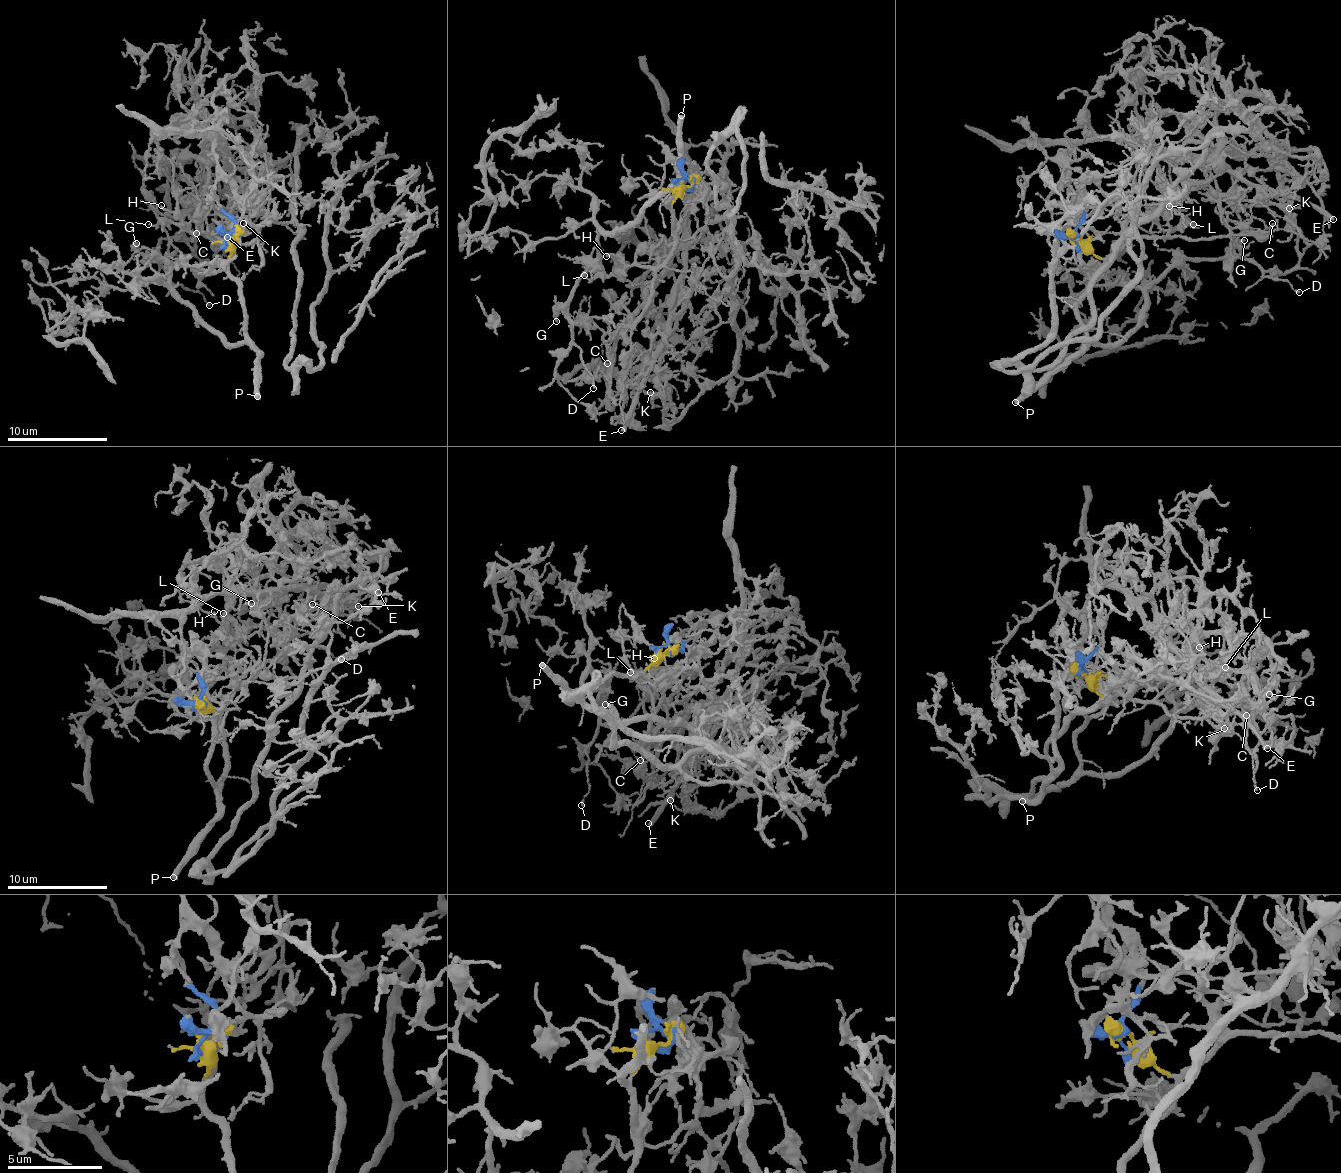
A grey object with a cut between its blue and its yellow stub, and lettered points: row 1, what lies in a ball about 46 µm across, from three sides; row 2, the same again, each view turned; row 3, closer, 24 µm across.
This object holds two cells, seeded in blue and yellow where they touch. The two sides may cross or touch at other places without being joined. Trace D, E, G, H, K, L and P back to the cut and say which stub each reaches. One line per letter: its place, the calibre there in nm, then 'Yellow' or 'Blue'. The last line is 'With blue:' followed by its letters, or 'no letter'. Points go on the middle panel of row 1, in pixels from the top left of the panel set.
D: Place: (593, 388). Thickness 150 nm. Yellow
E: Place: (621, 430). Thickness 200 nm. Blue
G: Place: (556, 321). Thickness 320 nm. Yellow
H: Place: (606, 256). Thickness 180 nm. Yellow
K: Place: (650, 392). Thickness 160 nm. Blue
L: Place: (584, 275). Thickness 180 nm. Yellow
P: Place: (681, 115). Thickness 440 nm. Yellow
With blue: E, K

